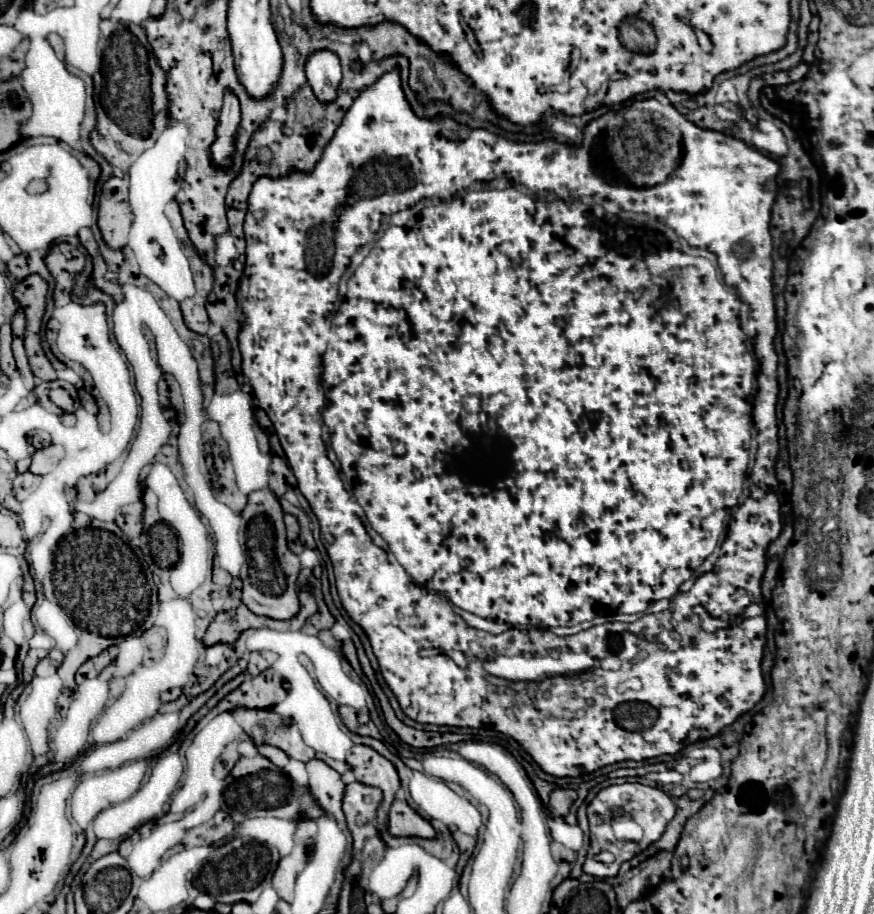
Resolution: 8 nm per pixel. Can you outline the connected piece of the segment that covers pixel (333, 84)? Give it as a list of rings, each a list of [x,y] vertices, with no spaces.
[[[330,50],[314,52],[306,62],[306,78],[314,96],[320,102],[324,104],[334,102],[340,80],[342,80],[338,56]]]

